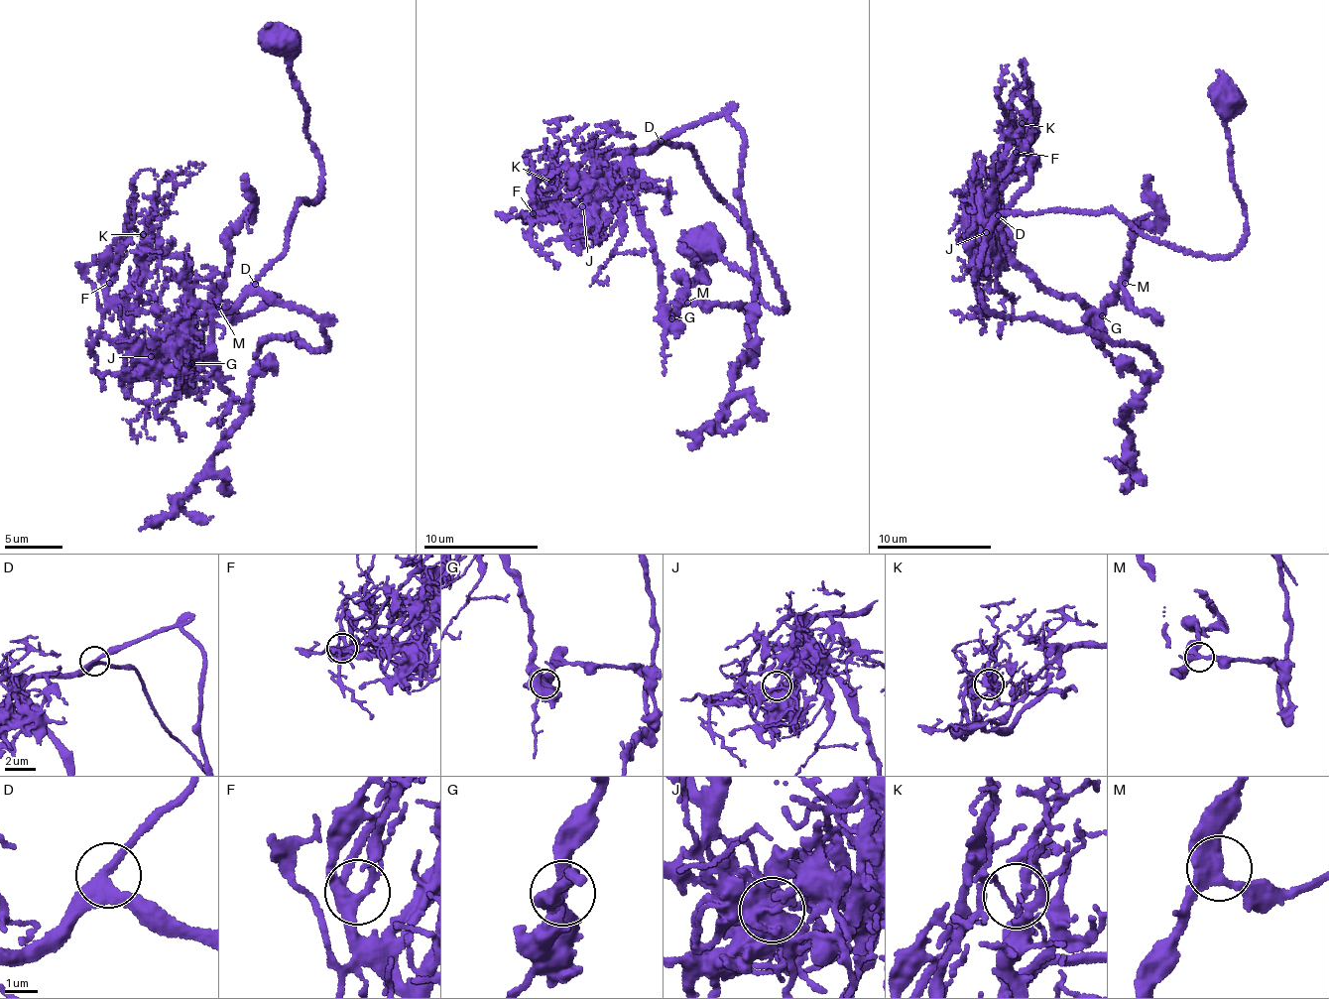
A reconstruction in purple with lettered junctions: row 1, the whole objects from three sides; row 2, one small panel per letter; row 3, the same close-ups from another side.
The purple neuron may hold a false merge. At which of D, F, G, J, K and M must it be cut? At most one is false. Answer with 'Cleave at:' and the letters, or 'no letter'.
Cleave at: J

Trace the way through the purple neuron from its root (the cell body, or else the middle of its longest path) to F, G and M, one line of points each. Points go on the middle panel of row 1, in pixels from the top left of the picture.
F: (643, 150), (613, 153), (609, 156), (584, 207), (579, 211), (560, 204), (545, 212), (533, 213)
G: (643, 150), (605, 160), (573, 181), (570, 198), (621, 187), (651, 244), (671, 318)
M: (643, 150), (605, 160), (573, 181), (570, 198), (617, 185), (651, 244), (666, 313), (687, 303)

